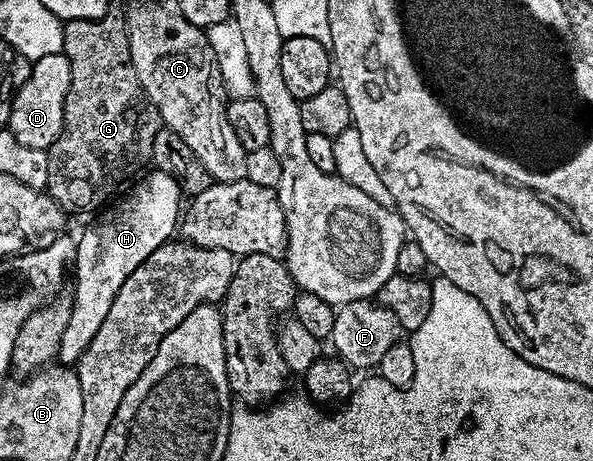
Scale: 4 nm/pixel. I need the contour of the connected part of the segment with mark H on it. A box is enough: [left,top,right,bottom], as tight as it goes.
[59,169,183,364]

